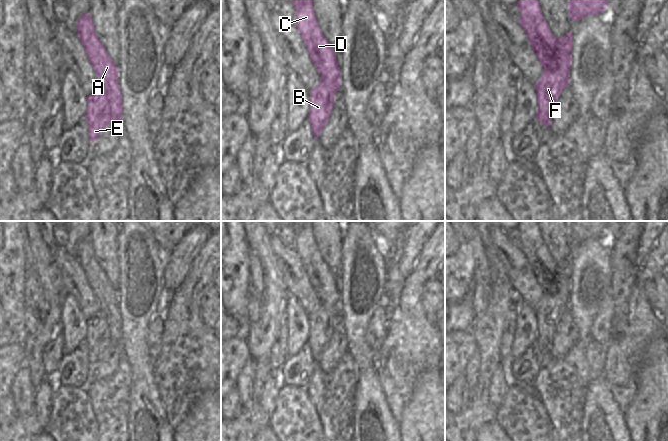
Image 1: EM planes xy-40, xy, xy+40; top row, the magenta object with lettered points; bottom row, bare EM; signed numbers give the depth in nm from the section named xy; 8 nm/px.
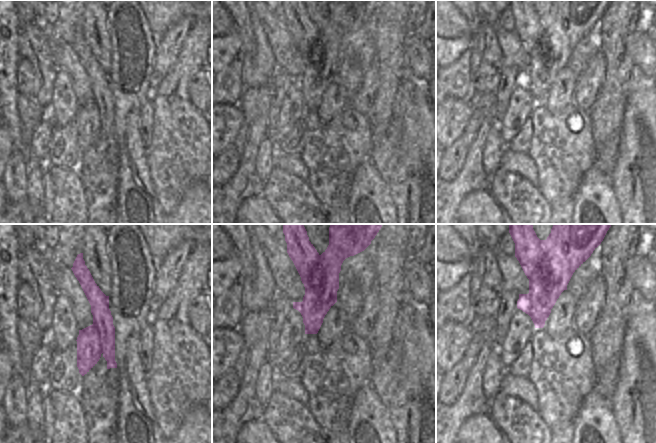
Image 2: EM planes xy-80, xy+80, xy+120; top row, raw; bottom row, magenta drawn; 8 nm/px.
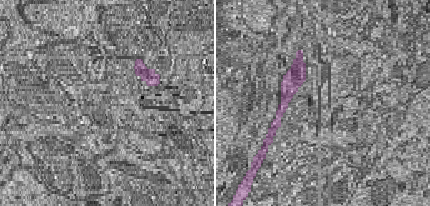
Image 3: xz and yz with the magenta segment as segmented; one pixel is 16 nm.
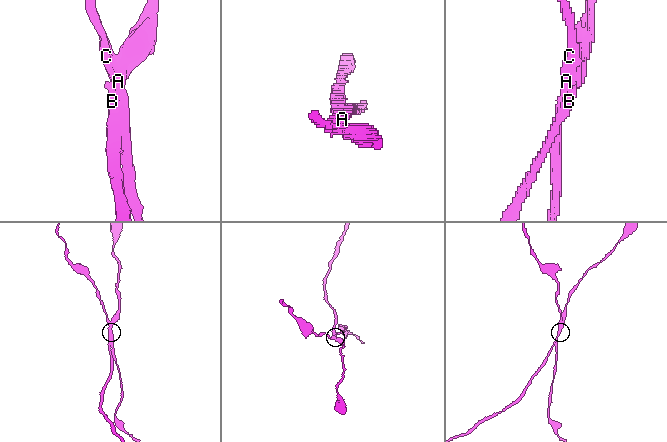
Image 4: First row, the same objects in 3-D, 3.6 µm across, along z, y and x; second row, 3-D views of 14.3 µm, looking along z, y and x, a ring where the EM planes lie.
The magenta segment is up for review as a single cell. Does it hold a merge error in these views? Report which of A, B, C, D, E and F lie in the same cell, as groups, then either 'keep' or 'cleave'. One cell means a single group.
groups A C D / B E F; cleave

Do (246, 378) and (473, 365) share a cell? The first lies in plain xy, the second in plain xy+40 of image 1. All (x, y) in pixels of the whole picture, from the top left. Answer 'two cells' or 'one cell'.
one cell

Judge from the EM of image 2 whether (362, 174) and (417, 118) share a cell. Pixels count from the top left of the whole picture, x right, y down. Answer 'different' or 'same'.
different

